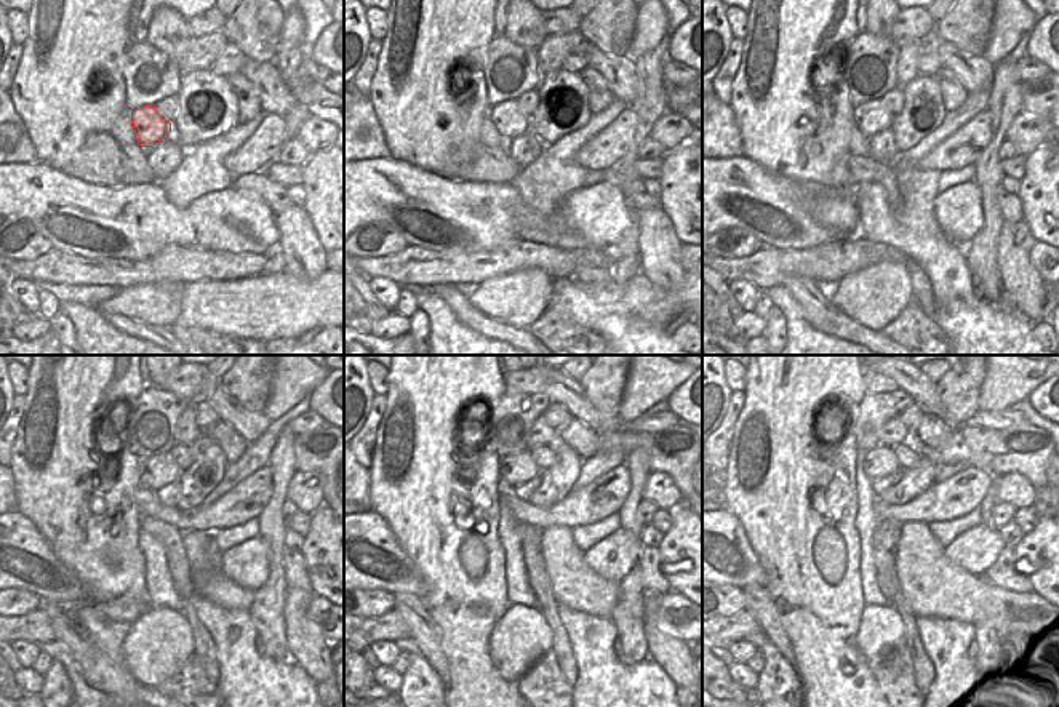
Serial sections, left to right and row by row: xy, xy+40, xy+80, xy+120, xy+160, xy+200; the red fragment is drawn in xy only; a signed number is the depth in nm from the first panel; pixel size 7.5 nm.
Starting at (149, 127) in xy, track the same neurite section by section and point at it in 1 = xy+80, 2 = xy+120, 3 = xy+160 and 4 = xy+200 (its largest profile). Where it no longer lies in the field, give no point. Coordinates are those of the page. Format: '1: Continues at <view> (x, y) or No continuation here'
1: Continues at xy+80 (872, 117)
2: Continues at xy+120 (155, 472)
3: Continues at xy+160 (515, 469)
4: Continues at xy+200 (879, 463).

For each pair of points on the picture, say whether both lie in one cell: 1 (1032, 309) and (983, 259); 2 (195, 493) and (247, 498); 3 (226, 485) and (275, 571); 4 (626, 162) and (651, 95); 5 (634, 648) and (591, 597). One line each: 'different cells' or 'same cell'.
1: different cells
2: different cells
3: different cells
4: same cell
5: different cells

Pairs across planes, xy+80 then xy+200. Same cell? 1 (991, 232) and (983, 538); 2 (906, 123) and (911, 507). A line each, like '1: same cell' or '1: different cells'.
1: different cells
2: different cells

